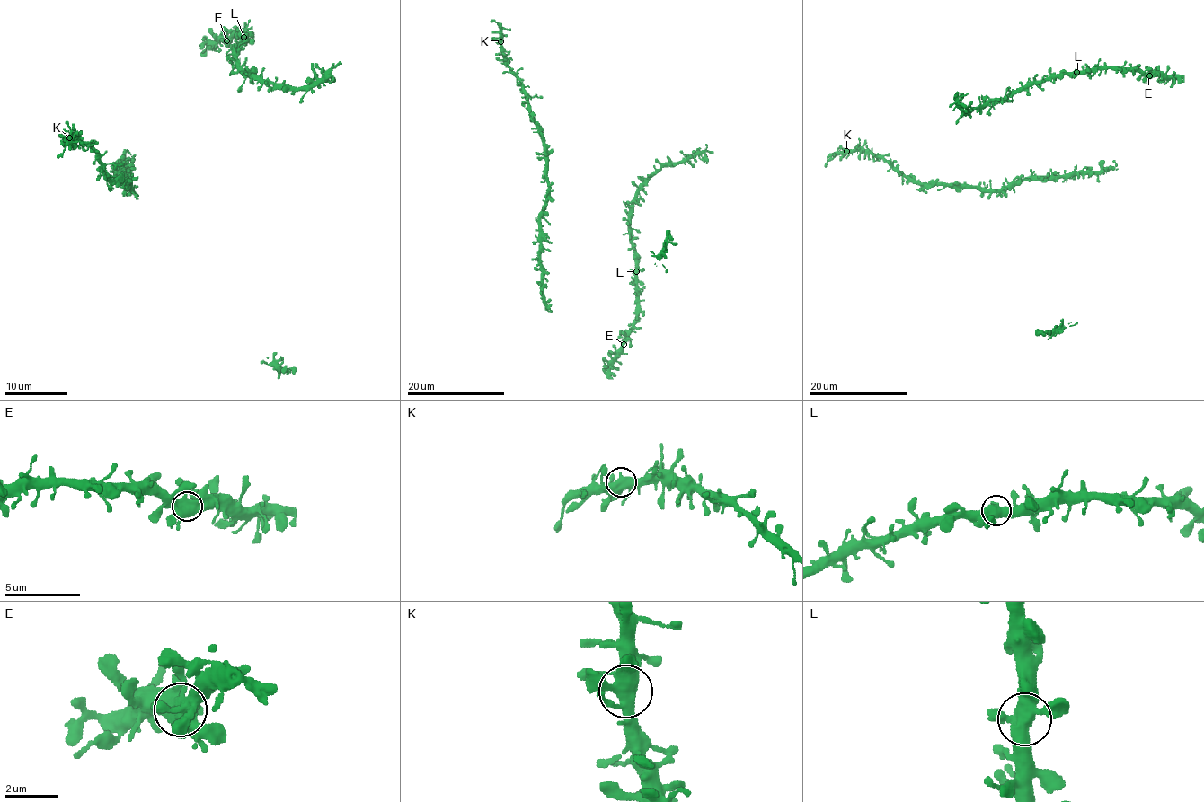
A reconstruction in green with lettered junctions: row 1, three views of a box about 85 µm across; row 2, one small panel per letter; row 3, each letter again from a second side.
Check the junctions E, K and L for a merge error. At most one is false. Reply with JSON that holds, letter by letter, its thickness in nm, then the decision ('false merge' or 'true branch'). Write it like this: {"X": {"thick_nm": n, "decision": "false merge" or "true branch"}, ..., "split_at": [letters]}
{"E": {"thick_nm": 500, "decision": "true branch"}, "K": {"thick_nm": 480, "decision": "true branch"}, "L": {"thick_nm": 500, "decision": "true branch"}, "split_at": []}

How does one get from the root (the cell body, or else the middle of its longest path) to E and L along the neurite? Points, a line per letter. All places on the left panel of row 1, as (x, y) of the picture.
E: (237, 92), (243, 81), (243, 72), (236, 61), (236, 48), (241, 44), (243, 31), (237, 31), (226, 40)
L: (237, 92), (243, 81), (243, 72), (236, 61), (236, 48), (243, 36)

